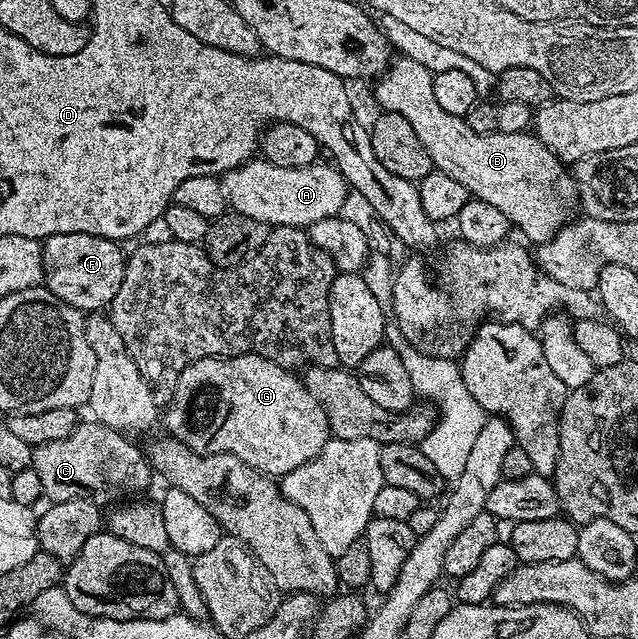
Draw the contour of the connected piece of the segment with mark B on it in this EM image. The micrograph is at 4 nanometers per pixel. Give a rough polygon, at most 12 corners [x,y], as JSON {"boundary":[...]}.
{"boundary":[[398,59],[374,84],[432,164],[535,245],[577,207],[534,133],[445,113],[432,72]]}

